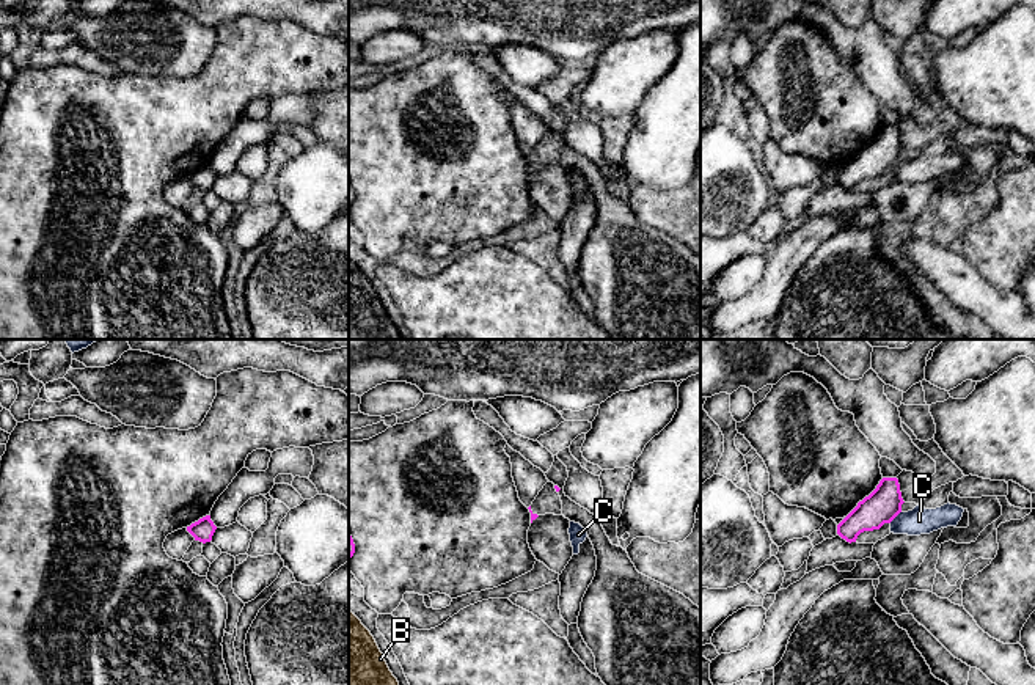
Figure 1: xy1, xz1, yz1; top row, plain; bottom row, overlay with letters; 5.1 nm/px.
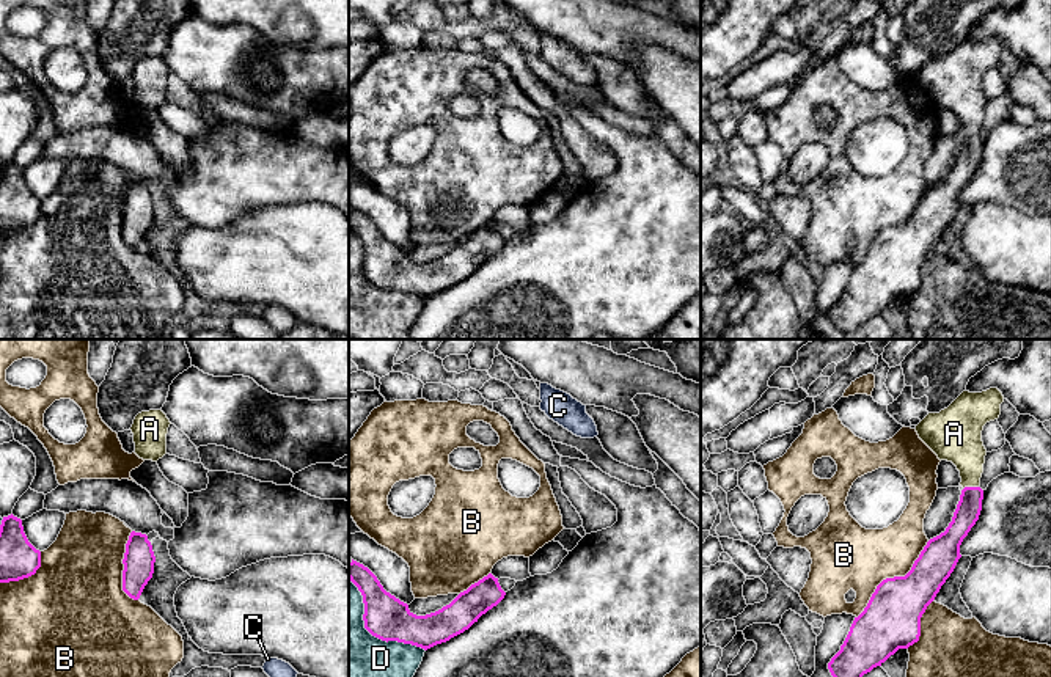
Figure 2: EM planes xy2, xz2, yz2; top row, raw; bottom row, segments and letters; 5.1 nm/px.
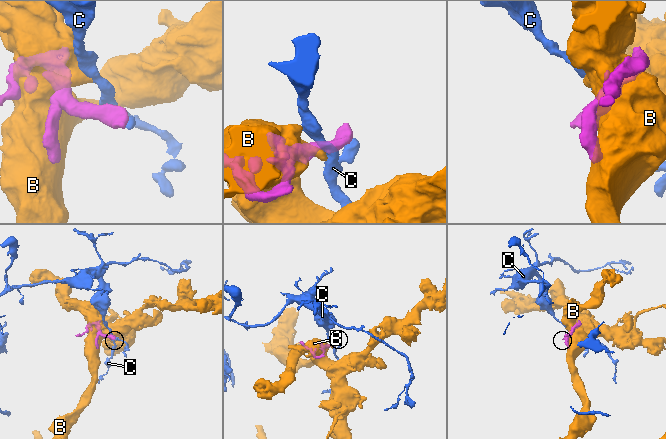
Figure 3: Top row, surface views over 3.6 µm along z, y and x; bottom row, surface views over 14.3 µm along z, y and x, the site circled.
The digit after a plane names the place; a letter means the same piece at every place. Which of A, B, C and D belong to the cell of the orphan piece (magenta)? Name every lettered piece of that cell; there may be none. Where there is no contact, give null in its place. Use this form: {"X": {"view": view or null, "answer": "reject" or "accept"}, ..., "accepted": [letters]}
{"A": {"view": "yz2", "answer": "accept"}, "B": {"view": "yz2", "answer": "reject"}, "C": {"view": "yz1", "answer": "reject"}, "D": {"view": "xz2", "answer": "reject"}, "accepted": ["A"]}

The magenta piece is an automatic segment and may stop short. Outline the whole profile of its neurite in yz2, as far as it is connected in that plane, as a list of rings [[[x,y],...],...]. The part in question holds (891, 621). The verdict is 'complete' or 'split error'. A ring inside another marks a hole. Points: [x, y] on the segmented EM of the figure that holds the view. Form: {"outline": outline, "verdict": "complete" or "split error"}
{"outline": [[[998,388],[963,391],[947,408],[928,413],[917,426],[919,438],[960,471],[963,487],[952,521],[930,539],[905,576],[883,580],[864,611],[855,617],[840,650],[828,663],[833,677],[862,677],[899,649],[919,641],[921,617],[954,572],[960,545],[979,520],[980,478],[987,449],[983,426],[1001,415]]], "verdict": "split error"}

